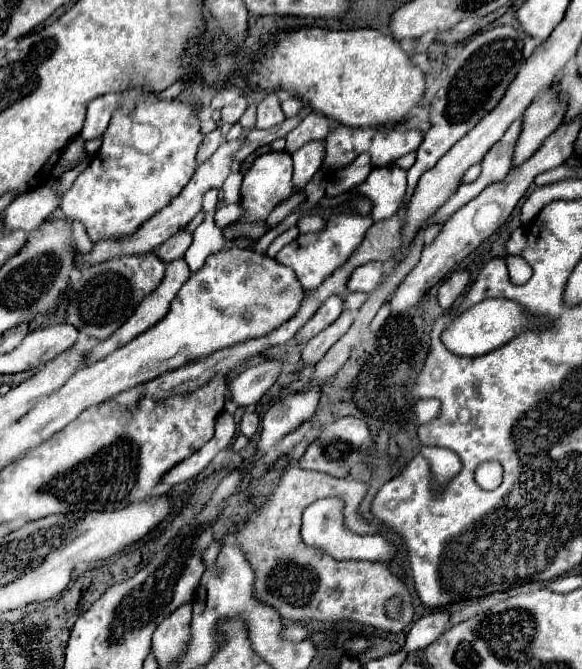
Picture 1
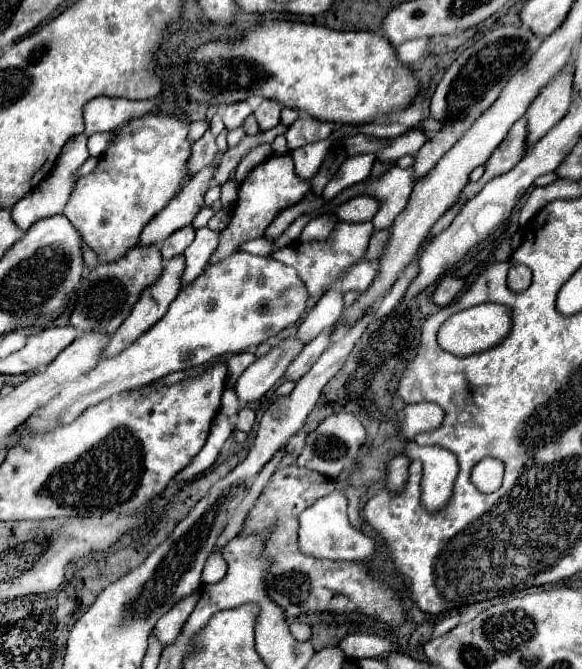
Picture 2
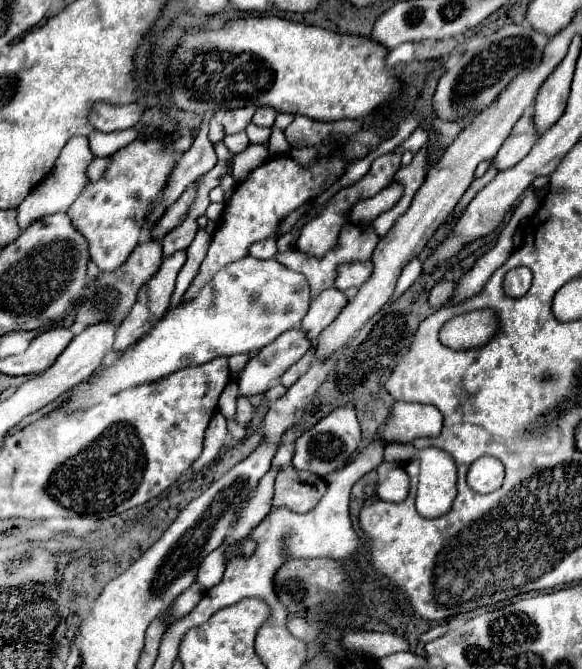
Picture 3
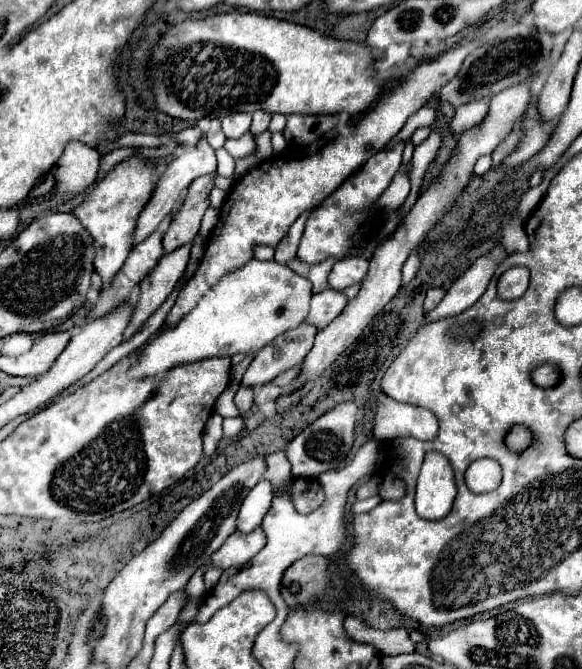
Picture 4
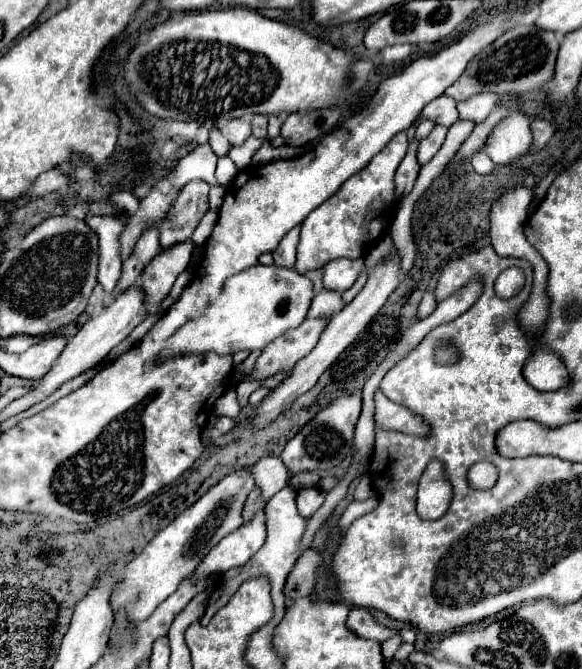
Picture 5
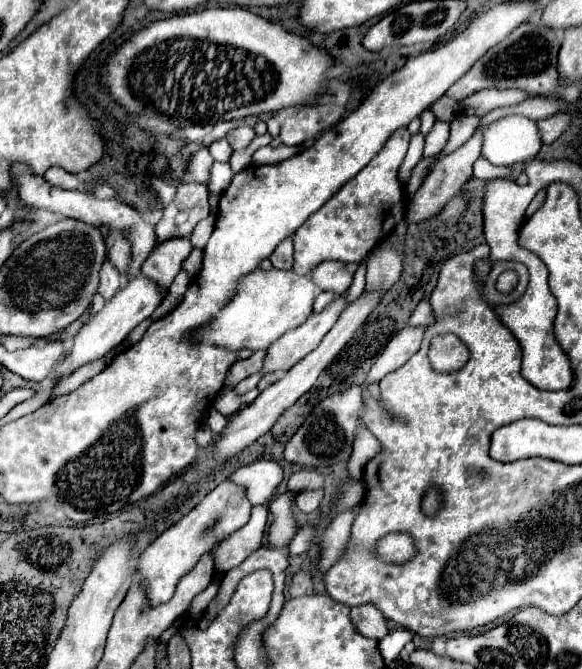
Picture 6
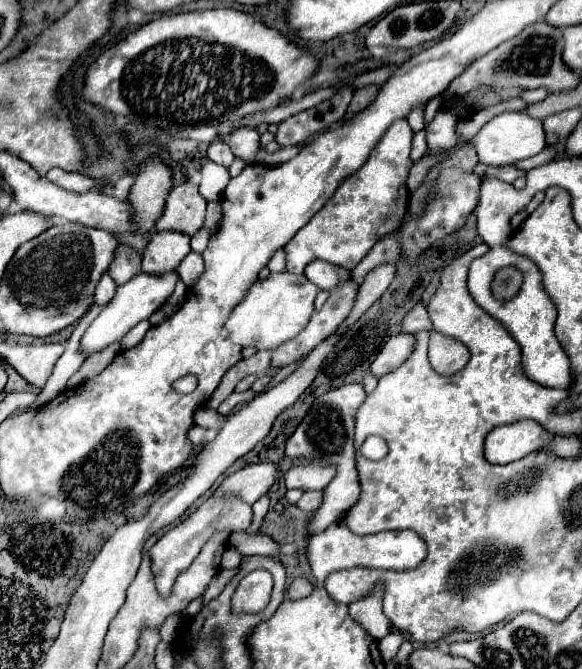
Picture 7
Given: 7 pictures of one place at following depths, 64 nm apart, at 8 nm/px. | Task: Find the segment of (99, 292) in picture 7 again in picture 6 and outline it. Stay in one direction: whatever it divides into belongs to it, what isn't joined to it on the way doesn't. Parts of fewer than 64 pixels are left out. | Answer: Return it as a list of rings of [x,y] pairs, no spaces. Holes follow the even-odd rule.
[[[106,258],[104,264],[102,264],[102,270],[100,270],[100,286],[98,286],[98,292],[106,300],[110,300],[120,286],[122,286],[122,276],[120,276],[120,272],[116,272],[114,264],[110,264],[110,260]]]

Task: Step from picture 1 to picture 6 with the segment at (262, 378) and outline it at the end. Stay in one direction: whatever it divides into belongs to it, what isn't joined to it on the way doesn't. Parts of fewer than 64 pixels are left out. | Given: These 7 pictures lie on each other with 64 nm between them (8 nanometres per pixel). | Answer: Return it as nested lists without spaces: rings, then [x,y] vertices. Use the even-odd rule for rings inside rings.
[[[340,296],[324,312],[312,314],[300,328],[286,332],[280,340],[276,340],[276,344],[272,344],[272,348],[266,350],[262,372],[276,372],[276,370],[286,372],[306,354],[310,354],[320,344],[328,328],[334,326],[346,304],[348,302],[344,300],[344,296]]]

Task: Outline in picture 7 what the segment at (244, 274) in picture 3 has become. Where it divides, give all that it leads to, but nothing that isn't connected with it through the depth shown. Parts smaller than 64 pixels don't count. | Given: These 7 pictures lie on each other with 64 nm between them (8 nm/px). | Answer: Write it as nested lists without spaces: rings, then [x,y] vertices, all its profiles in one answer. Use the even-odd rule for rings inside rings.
[[[292,272],[270,274],[266,280],[254,280],[234,312],[228,314],[228,320],[224,324],[228,340],[242,348],[252,346],[256,350],[274,350],[282,342],[296,336],[308,324],[318,292],[320,290],[316,288],[316,284],[308,282],[306,276],[296,276]]]

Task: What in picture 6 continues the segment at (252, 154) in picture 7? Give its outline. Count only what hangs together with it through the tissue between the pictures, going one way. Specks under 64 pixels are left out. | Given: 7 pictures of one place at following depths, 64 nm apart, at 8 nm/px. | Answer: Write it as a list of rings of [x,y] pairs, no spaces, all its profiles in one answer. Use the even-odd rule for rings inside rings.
[[[238,126],[238,128],[234,128],[234,130],[230,130],[228,134],[226,134],[226,140],[228,140],[228,144],[234,148],[234,150],[242,150],[242,148],[246,148],[248,144],[250,144],[250,140],[254,138],[256,134],[254,134],[254,130],[250,128],[250,126]]]

